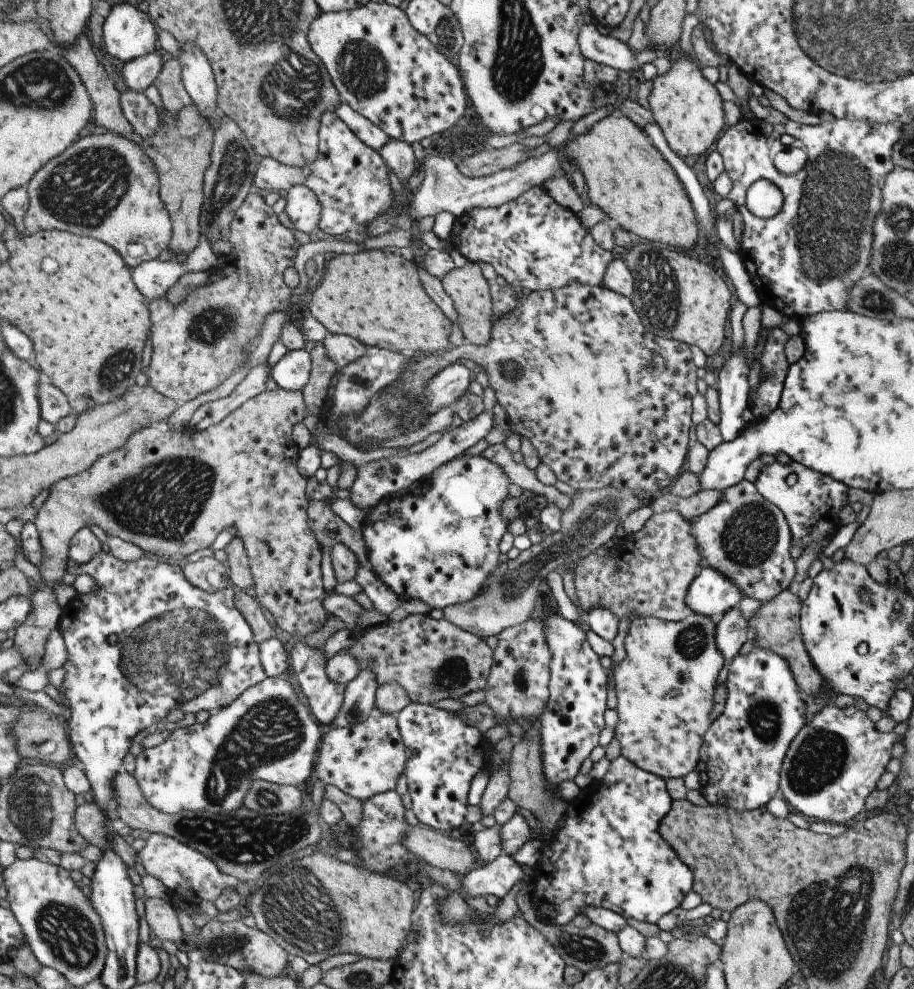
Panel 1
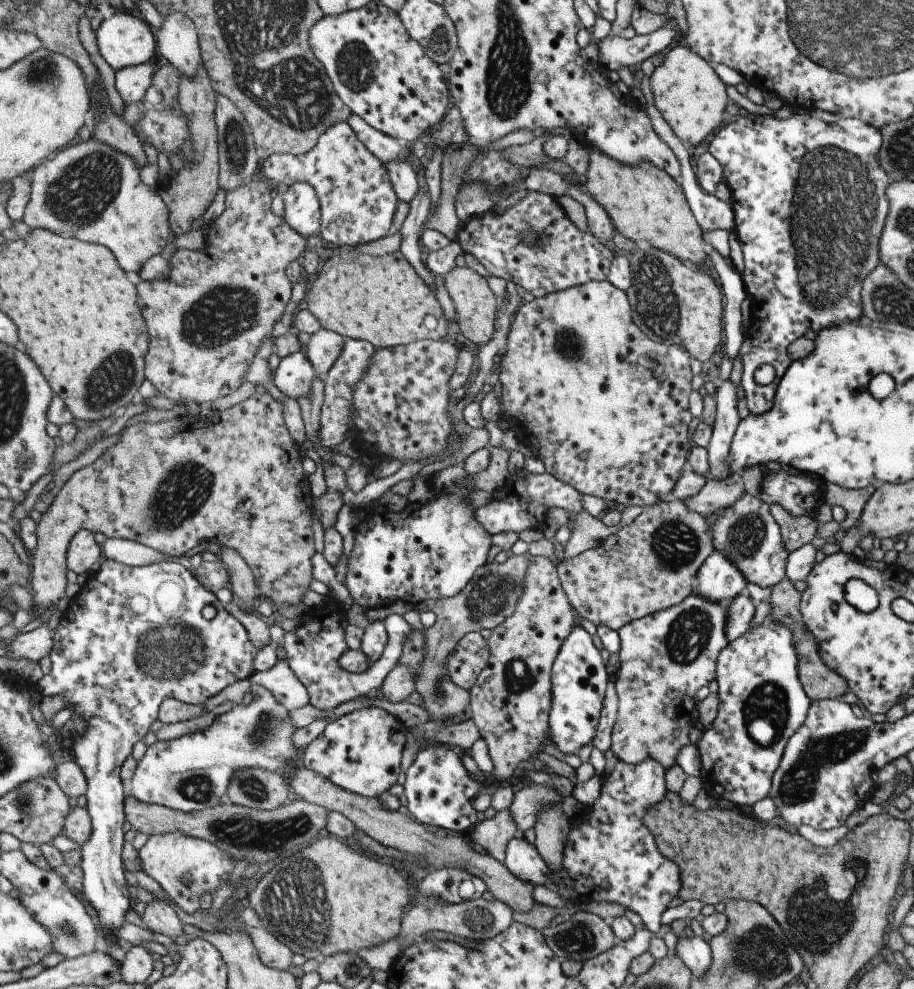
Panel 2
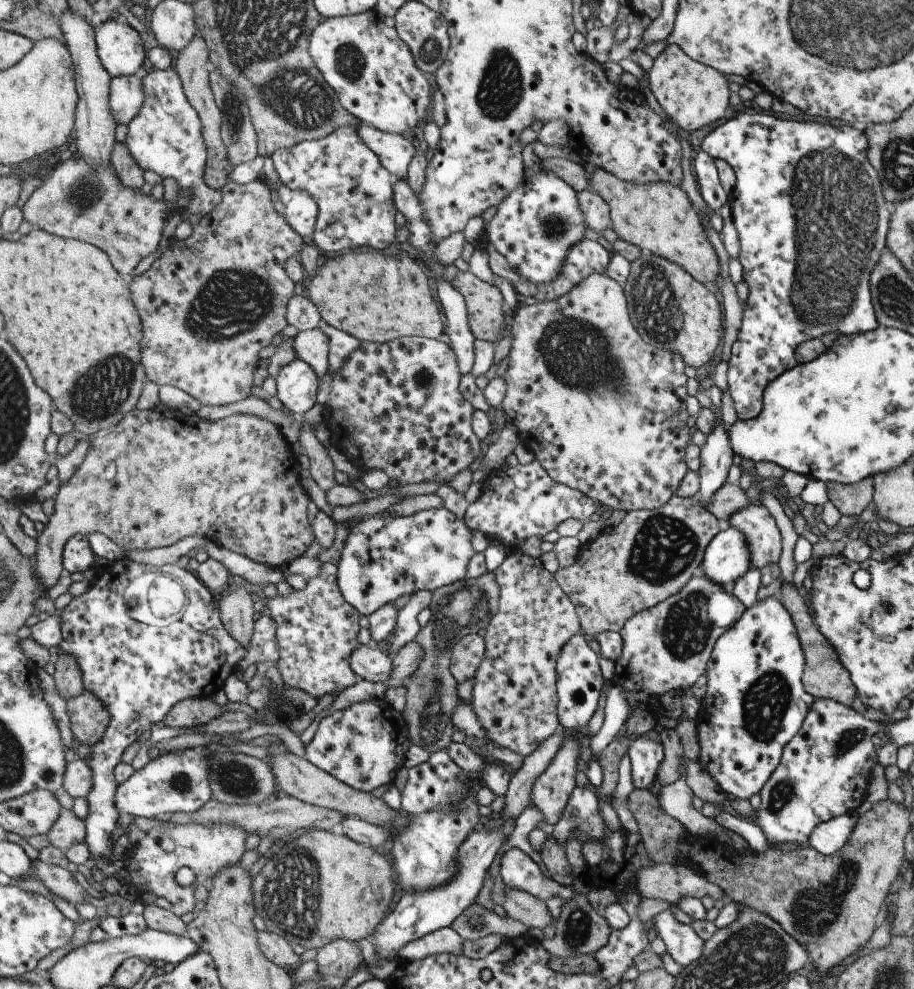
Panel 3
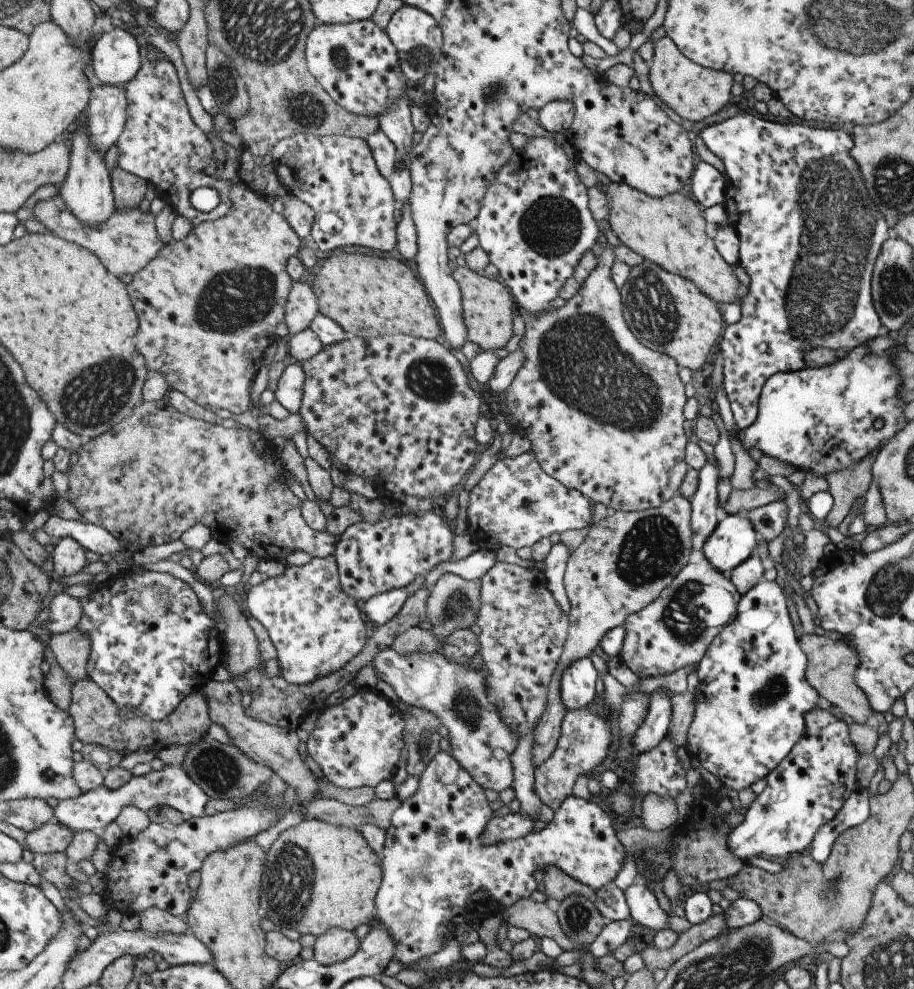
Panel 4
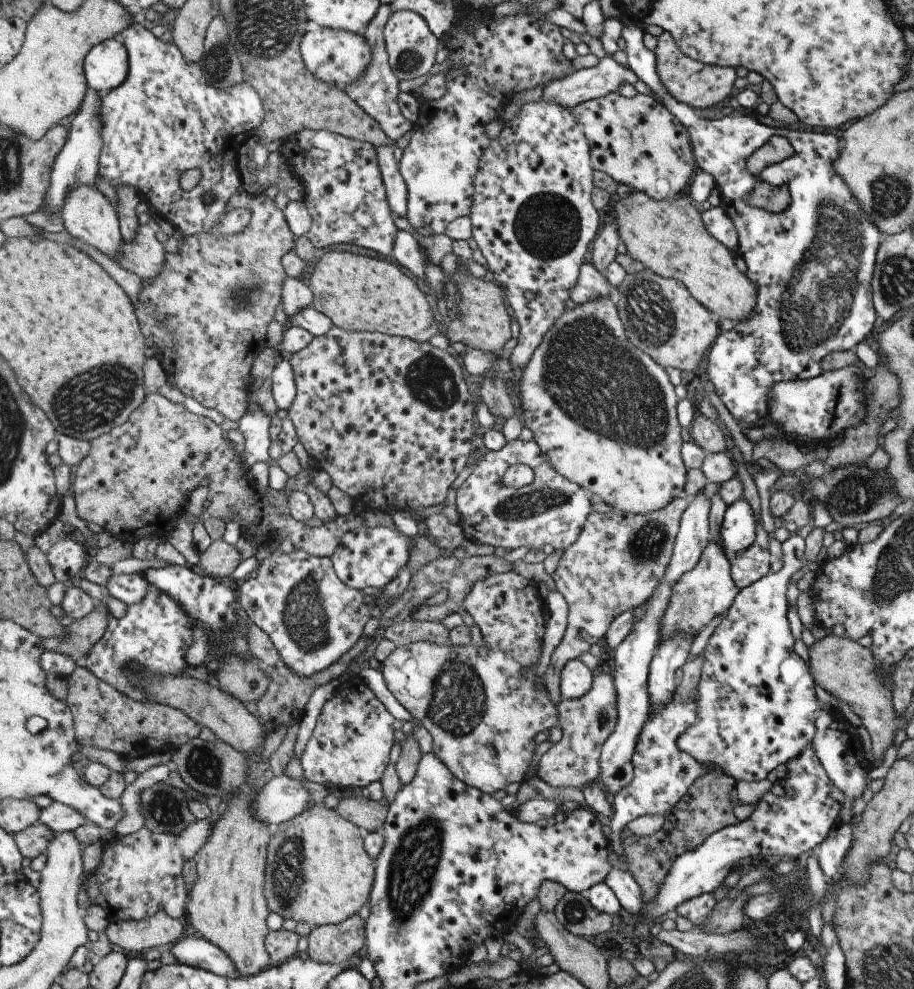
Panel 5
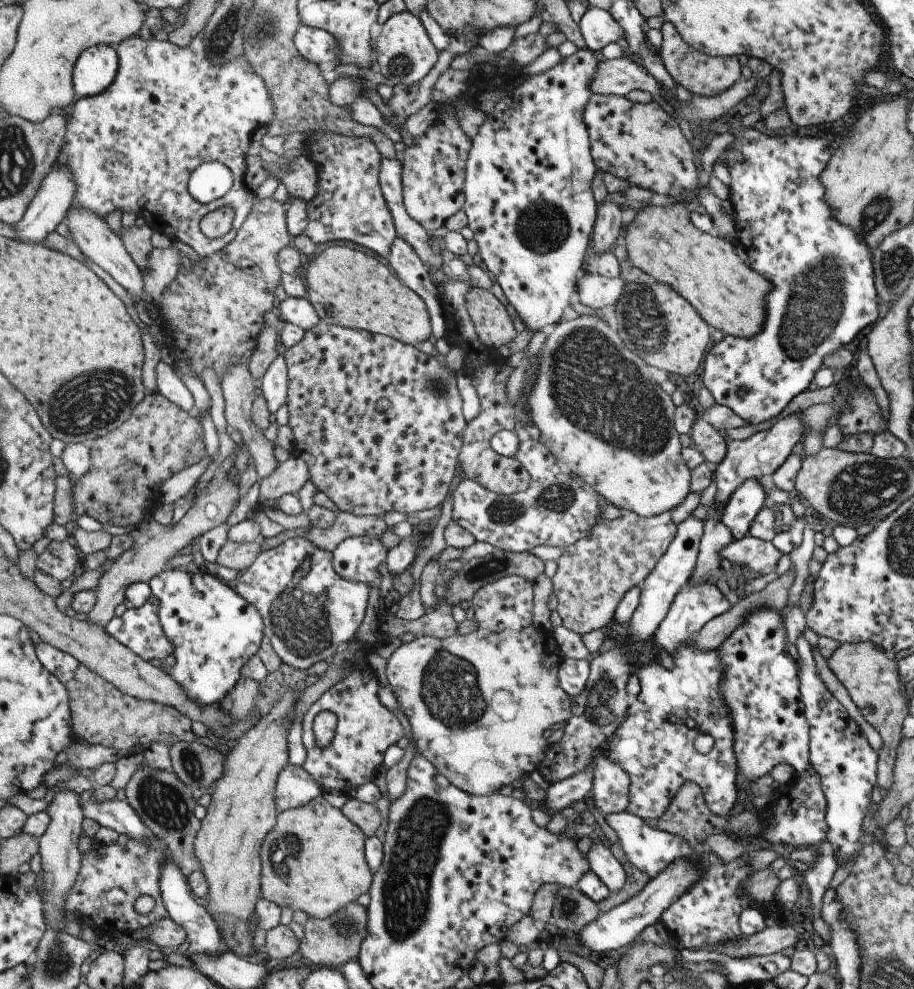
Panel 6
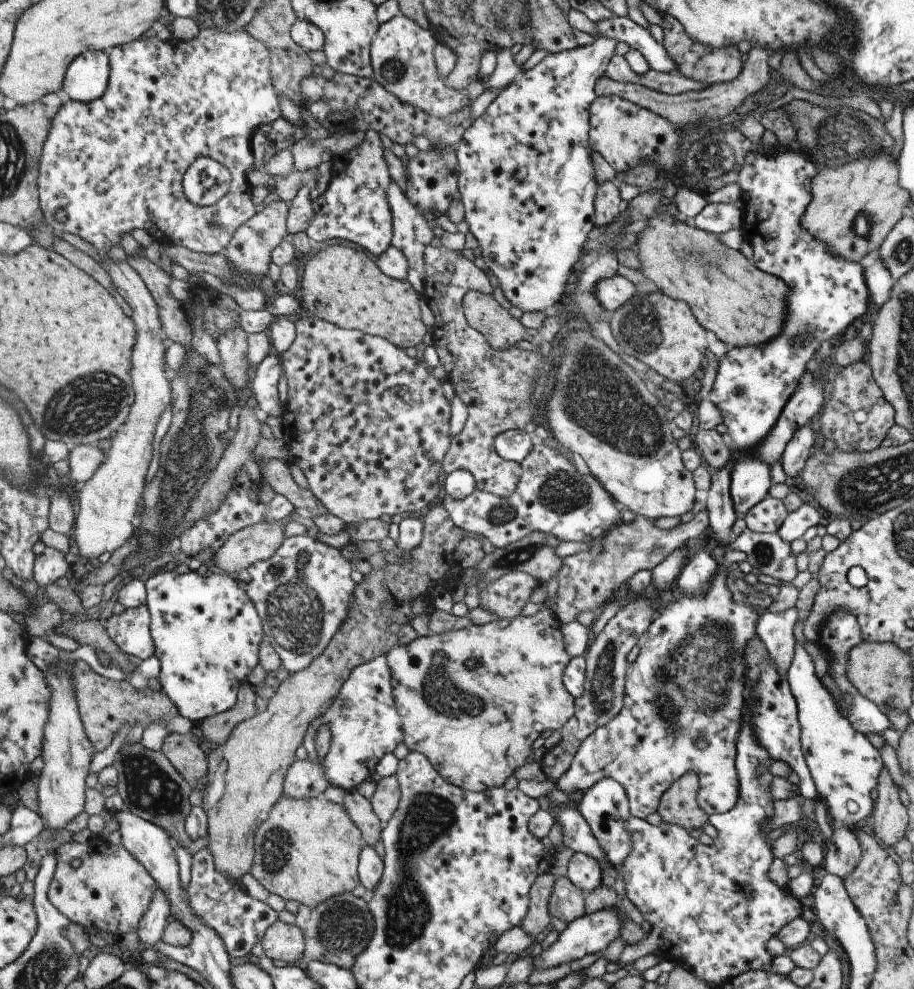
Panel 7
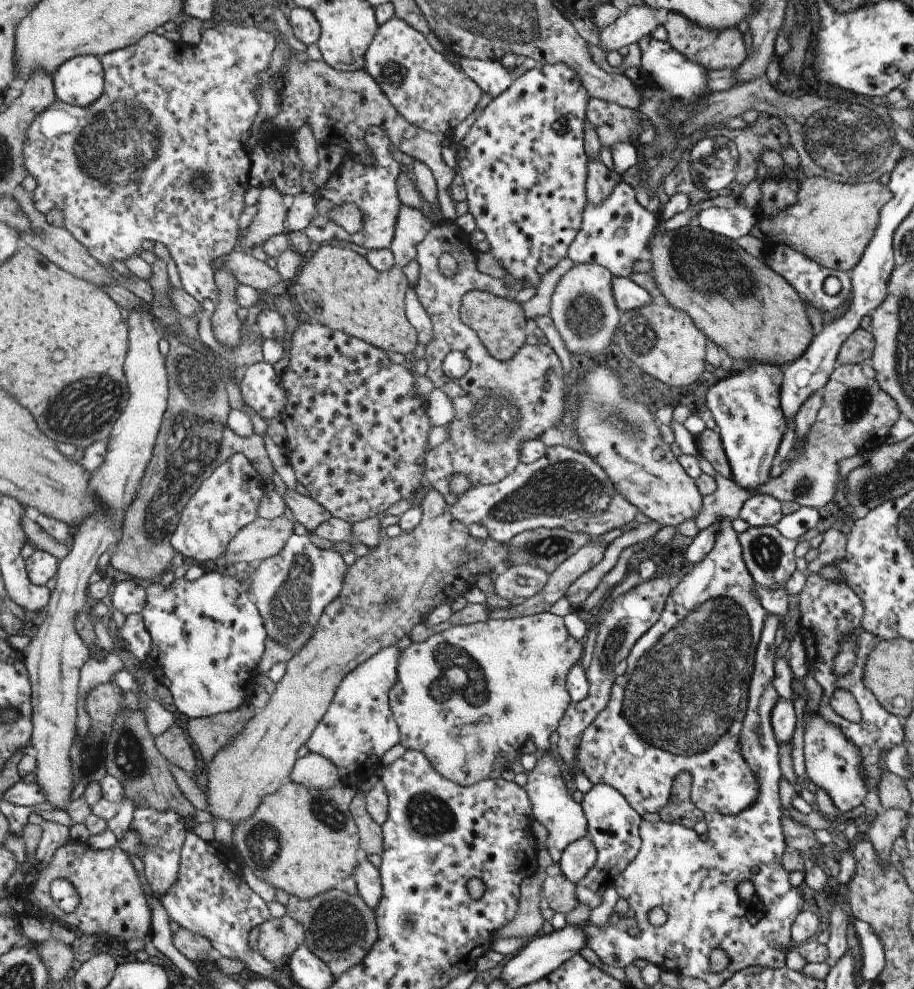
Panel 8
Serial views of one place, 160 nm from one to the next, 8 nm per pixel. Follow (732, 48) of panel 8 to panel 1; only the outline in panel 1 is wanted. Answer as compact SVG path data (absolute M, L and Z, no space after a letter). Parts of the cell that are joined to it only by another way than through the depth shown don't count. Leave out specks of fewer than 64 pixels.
M694 58L677 59L670 70L652 81L647 109L660 128L667 146L679 157L699 156L717 139L725 126L723 101L715 87L701 75Z

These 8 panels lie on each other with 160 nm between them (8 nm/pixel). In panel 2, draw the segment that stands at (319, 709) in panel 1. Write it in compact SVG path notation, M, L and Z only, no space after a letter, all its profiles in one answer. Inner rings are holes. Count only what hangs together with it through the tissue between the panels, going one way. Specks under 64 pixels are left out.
M325 602L321 607L312 610L313 616L305 616L305 624L300 625L294 632L288 632L285 642L286 656L291 668L297 674L298 679L308 688L310 704L320 710L337 708L349 700L371 695L375 690L380 689L387 675L398 665L405 641L412 631L403 616L395 613L389 614L383 620L387 634L389 634L383 656L377 662L373 662L365 672L357 674L347 672L340 665L340 656L349 650L347 642L345 642L345 626L347 625L345 612L339 604L335 610L318 612L320 608L325 608L327 605L328 602ZM323 614L327 614L327 616L323 616Z

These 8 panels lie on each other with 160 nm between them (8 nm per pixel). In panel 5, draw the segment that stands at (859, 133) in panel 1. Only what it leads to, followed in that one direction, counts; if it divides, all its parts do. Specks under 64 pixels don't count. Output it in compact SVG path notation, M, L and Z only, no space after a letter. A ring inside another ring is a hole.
M622 24L620 36L623 37L623 40L625 41L625 54L627 56L628 67L635 73L635 76L641 80L641 82L644 82L649 89L657 94L659 98L661 98L663 106L685 127L685 130L687 130L696 166L702 171L708 172L713 177L716 188L719 189L719 207L723 209L724 213L733 223L733 226L735 226L738 236L735 254L744 260L746 264L745 276L755 285L756 288L756 301L752 314L743 320L737 321L730 330L720 331L715 337L715 340L712 342L712 345L709 347L709 354L707 354L708 381L713 384L717 396L719 396L721 402L724 404L725 408L728 410L729 414L731 414L737 424L744 422L751 424L751 422L757 422L759 418L764 418L766 415L768 407L768 394L772 384L779 383L781 381L794 381L813 378L822 371L819 363L824 356L827 356L829 353L835 351L853 350L853 346L855 347L856 344L859 344L859 342L862 342L865 340L865 338L867 338L867 334L871 332L873 322L875 322L876 318L876 312L874 311L874 306L872 305L870 280L874 269L876 250L882 237L879 229L869 219L867 219L865 212L862 211L861 205L857 202L857 199L854 199L850 188L845 186L845 181L842 181L842 178L834 173L832 164L840 153L840 139L827 132L807 132L807 130L788 130L787 128L767 126L759 123L753 116L749 115L722 117L715 120L698 118L693 113L693 109L691 107L677 102L665 90L665 88L663 88L661 82L658 81L659 77L656 73L654 52L647 50L647 48L643 46L643 33L643 29L633 26L624 26ZM773 134L787 138L789 144L793 148L793 154L778 163L764 166L763 169L755 175L749 173L745 167L745 160L747 160L748 156L751 156L751 153L754 150L758 150L757 148L759 148L759 146L765 144L765 142L769 140L769 136L773 136ZM755 181L766 182L767 184L774 186L785 186L790 196L790 203L788 204L788 207L778 213L772 213L758 207L750 206L747 201L745 201L745 198L747 198L747 194L749 194L749 191L754 186Z

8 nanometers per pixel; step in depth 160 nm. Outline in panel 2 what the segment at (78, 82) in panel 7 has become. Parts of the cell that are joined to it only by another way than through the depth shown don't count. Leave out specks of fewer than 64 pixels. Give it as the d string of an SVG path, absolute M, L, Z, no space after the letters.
M121 10L120 13L116 12L112 17L102 20L95 35L101 56L115 72L133 65L149 63L158 46L158 40L155 40L151 26L145 19L130 14L127 10Z

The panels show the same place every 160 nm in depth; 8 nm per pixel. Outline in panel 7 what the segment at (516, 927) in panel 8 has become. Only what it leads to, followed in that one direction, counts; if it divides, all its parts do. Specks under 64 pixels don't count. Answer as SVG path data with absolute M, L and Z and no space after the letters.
M551 873L537 876L528 892L528 909L519 926L532 938L549 924L548 898L557 877Z

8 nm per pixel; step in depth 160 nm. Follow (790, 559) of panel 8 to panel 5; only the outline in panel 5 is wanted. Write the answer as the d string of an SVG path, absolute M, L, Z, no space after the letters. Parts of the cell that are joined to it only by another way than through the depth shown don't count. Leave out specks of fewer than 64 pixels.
M755 542L729 559L730 577L739 590L770 572L771 554L768 550L761 549Z

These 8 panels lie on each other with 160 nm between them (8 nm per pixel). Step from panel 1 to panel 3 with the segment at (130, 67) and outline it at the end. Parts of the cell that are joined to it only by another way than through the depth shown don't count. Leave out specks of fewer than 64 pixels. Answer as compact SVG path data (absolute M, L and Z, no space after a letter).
M135 74L112 79L110 105L118 124L129 126L139 114L146 99L143 75Z

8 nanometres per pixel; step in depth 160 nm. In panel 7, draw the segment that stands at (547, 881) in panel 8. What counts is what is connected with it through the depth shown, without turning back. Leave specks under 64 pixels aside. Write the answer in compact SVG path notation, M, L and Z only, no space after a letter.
M558 877L548 898L548 914L559 918L561 922L570 923L585 914L584 897L585 894L567 877Z

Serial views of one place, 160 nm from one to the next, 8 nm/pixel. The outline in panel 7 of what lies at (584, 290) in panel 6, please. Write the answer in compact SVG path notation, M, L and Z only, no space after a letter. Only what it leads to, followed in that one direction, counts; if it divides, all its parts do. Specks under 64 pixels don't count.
M617 274L608 279L597 281L595 287L593 287L596 301L607 313L613 312L637 293L636 288L629 280Z

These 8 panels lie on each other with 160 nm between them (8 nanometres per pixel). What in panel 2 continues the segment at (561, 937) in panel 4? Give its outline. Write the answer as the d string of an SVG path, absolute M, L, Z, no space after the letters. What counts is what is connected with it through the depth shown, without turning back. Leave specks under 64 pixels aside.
M305 766L293 772L291 787L301 799L324 806L329 811L342 812L347 818L355 822L357 829L385 847L392 847L403 853L426 858L437 869L448 868L449 866L459 868L461 866L469 874L478 877L485 884L486 890L491 893L493 899L507 904L512 912L526 913L536 904L533 894L531 894L531 886L519 881L517 877L509 873L504 864L497 862L485 853L474 852L457 836L439 836L439 834L431 832L425 824L421 824L417 820L405 816L405 814L402 815L401 812L386 810L378 797L369 798L353 794L341 788L340 785L336 785L321 773Z

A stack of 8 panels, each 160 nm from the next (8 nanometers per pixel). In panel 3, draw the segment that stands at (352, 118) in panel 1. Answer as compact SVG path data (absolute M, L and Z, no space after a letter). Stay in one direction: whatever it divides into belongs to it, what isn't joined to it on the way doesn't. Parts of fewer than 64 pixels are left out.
M361 123L357 128L360 137L377 153L381 164L399 179L407 179L411 161L418 152L414 142L405 135L388 133Z

